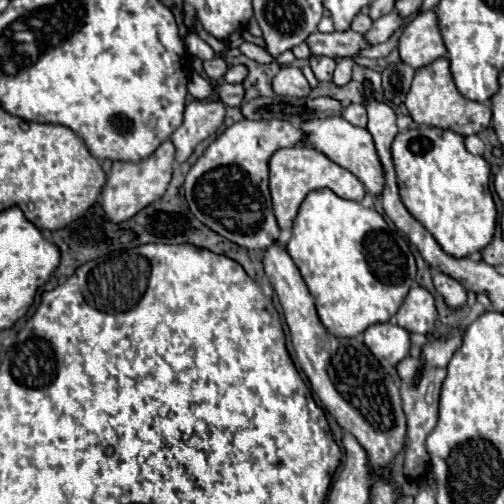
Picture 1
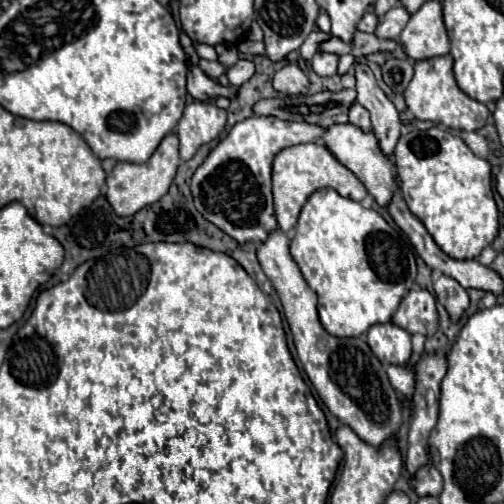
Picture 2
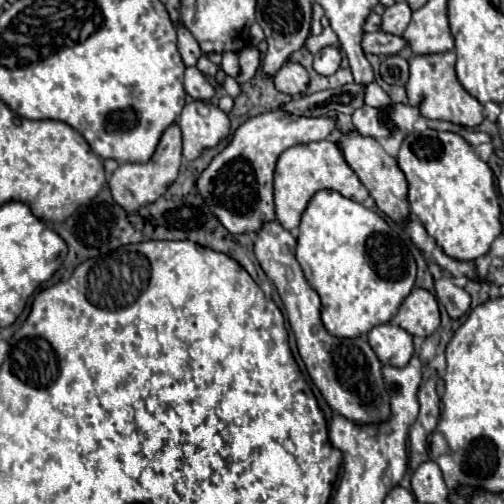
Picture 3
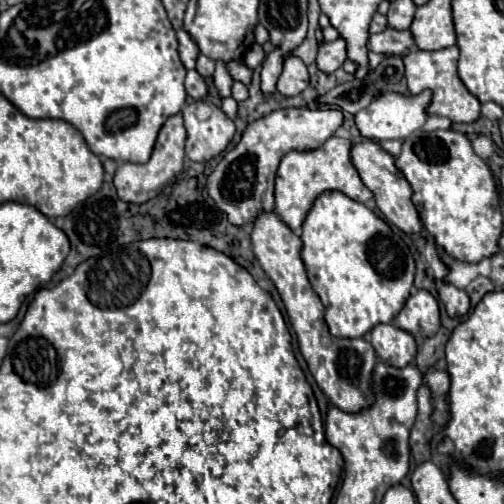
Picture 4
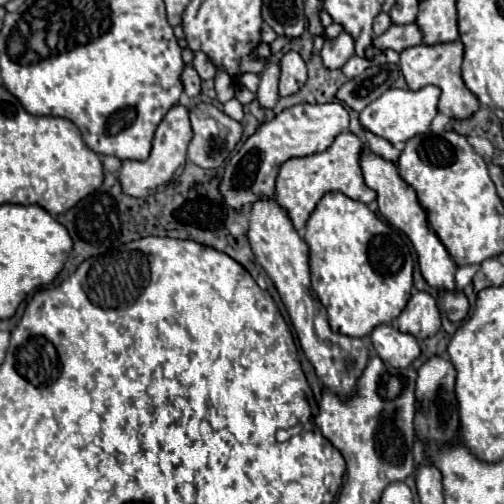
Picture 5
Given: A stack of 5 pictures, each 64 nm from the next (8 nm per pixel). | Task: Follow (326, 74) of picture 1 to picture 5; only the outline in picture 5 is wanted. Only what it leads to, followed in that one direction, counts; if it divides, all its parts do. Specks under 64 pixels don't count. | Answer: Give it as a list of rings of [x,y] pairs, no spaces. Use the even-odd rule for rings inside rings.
[[[340,32],[338,38],[328,38],[324,42],[324,48],[320,52],[322,56],[322,62],[326,68],[342,68],[346,64],[348,58],[354,56],[354,40],[350,34],[346,32]]]

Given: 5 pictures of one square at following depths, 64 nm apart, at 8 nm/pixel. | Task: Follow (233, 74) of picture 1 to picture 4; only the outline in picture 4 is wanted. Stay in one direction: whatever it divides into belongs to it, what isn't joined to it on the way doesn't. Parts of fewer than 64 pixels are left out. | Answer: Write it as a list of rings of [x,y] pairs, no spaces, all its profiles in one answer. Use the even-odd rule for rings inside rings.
[[[254,44],[254,46],[244,54],[244,64],[254,70],[254,68],[258,68],[258,66],[264,62],[264,58],[266,58],[264,48],[262,48],[260,44]]]

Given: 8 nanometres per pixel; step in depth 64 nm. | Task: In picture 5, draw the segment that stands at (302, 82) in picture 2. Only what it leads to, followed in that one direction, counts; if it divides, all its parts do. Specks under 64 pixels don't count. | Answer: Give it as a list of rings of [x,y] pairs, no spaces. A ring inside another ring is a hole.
[[[294,50],[284,52],[280,58],[280,96],[296,94],[306,82],[306,64],[302,56]]]

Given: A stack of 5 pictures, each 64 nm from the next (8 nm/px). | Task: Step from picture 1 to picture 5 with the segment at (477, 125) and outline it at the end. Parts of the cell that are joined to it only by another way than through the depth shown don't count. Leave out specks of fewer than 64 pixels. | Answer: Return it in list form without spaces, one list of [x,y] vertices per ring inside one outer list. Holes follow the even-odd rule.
[[[460,40],[454,42],[440,42],[434,46],[418,44],[412,48],[406,48],[400,52],[400,70],[404,74],[404,80],[410,90],[420,90],[428,84],[434,84],[442,90],[440,96],[440,112],[450,118],[468,118],[478,110],[478,98],[466,88],[462,80],[462,58],[464,58],[464,46]]]

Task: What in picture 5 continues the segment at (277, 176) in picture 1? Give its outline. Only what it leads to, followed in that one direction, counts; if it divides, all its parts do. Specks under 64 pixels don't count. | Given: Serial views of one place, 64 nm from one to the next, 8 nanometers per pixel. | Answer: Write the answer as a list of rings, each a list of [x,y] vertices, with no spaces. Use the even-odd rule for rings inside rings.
[[[342,132],[328,150],[324,150],[320,154],[310,154],[304,158],[290,158],[288,162],[284,162],[280,166],[280,174],[276,178],[276,200],[280,206],[284,206],[288,210],[288,214],[294,222],[294,228],[298,232],[304,230],[306,220],[310,218],[316,204],[320,202],[320,198],[326,192],[340,190],[346,196],[350,196],[352,200],[358,200],[364,204],[370,204],[372,200],[376,200],[376,192],[366,186],[362,168],[360,168],[360,156],[362,156],[364,148],[366,148],[364,142],[356,134]]]

